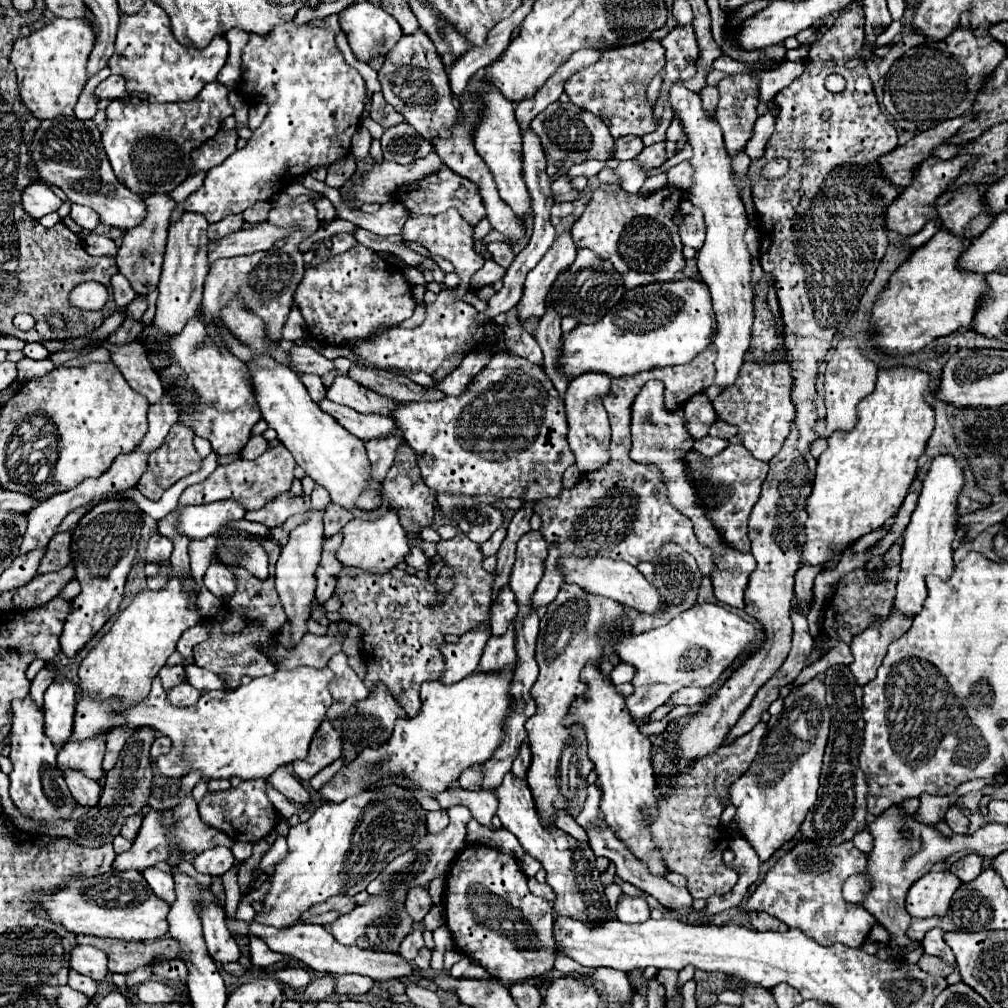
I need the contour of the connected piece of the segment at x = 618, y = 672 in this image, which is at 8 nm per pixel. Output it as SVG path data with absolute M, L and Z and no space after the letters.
M625 662L617 664L615 670L611 672L611 682L613 684L621 684L621 682L631 682L633 680L633 668Z

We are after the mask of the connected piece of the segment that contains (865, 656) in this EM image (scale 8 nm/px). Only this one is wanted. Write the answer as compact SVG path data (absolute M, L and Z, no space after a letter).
M893 608L887 618L875 620L861 634L853 636L851 652L855 660L849 668L861 686L875 678L875 672L887 654L887 646L895 640L895 636L899 638L907 632L907 628L911 628L911 620L913 616L905 616Z

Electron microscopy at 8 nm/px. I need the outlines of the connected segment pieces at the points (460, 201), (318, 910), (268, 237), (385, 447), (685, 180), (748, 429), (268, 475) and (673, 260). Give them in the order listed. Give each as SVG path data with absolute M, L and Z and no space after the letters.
M443 166L437 174L425 176L419 182L405 184L403 188L399 188L395 192L393 198L399 200L399 202L403 202L411 214L441 214L441 212L445 212L449 208L457 208L459 214L471 226L475 226L481 218L485 218L485 208L483 208L483 202L481 202L481 196L477 192L475 184L471 180L467 180L467 178L461 178L453 170L449 170L447 166Z
M335 894L335 896L331 896L331 900L325 900L323 904L315 904L315 906L311 906L307 912L303 912L301 920L309 920L309 918L319 916L319 914L325 914L325 912L329 912L329 910L335 910L335 912L339 912L339 914L347 914L347 912L351 912L355 906L357 906L357 904L355 904L355 900L353 900L351 896L347 896L347 894Z
M263 222L255 228L233 232L231 236L225 236L223 240L217 240L217 242L209 240L207 242L207 256L209 256L209 262L215 262L221 258L233 258L233 256L241 256L241 254L269 250L275 240L285 238L287 234L289 234L289 230L283 230L273 224Z
M397 430L395 436L385 436L385 438L379 438L379 440L369 440L365 444L369 462L371 462L371 480L381 484L383 476L387 474L387 470L393 464L395 450L397 450L397 446L401 442L403 442L403 434Z
M681 162L667 172L667 180L673 186L689 186L691 184L691 174L693 174L693 170L691 170L689 162Z
M785 344L779 354L781 358L769 360L763 364L745 362L741 366L739 380L731 388L725 388L713 400L717 418L733 424L737 428L737 436L741 438L741 444L757 460L763 460L763 462L769 462L781 450L783 440L791 432L791 424L795 418L795 404L791 400L793 376L791 376L791 366L787 362Z
M285 446L269 448L267 452L263 452L255 460L239 458L227 466L217 466L215 472L207 480L193 484L193 486L187 486L183 490L183 494L179 496L179 506L211 504L211 502L219 502L219 500L229 498L229 500L239 502L245 510L259 510L265 506L265 502L273 500L275 496L279 496L281 492L291 488L293 468L295 468L295 460L293 460L291 452L287 452Z
M601 184L591 192L585 212L573 224L577 248L589 248L601 260L609 260L627 286L675 280L683 266L683 244L673 216L683 202L681 188L661 188L651 194L629 194L619 184Z

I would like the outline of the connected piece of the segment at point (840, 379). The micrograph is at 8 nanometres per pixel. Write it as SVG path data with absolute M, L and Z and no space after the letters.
M845 336L837 342L837 348L833 350L831 360L827 362L825 372L825 408L827 408L827 432L825 436L831 436L835 430L851 430L855 424L855 406L861 398L873 392L877 380L877 366L865 356L865 352L857 346L857 340L851 336Z

